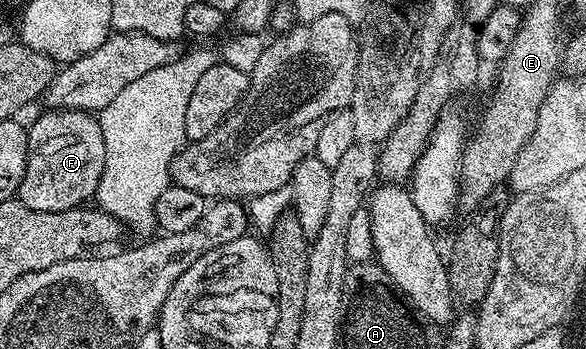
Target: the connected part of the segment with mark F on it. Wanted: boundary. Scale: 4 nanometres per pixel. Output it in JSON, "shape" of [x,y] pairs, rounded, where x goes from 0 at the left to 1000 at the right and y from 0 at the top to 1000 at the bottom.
{"shape":[[[75,312],[75,327],[46,375],[43,504],[29,547],[31,576],[63,607],[111,607],[140,593],[160,570],[172,493],[179,493],[179,390],[160,324],[147,315]]]}

